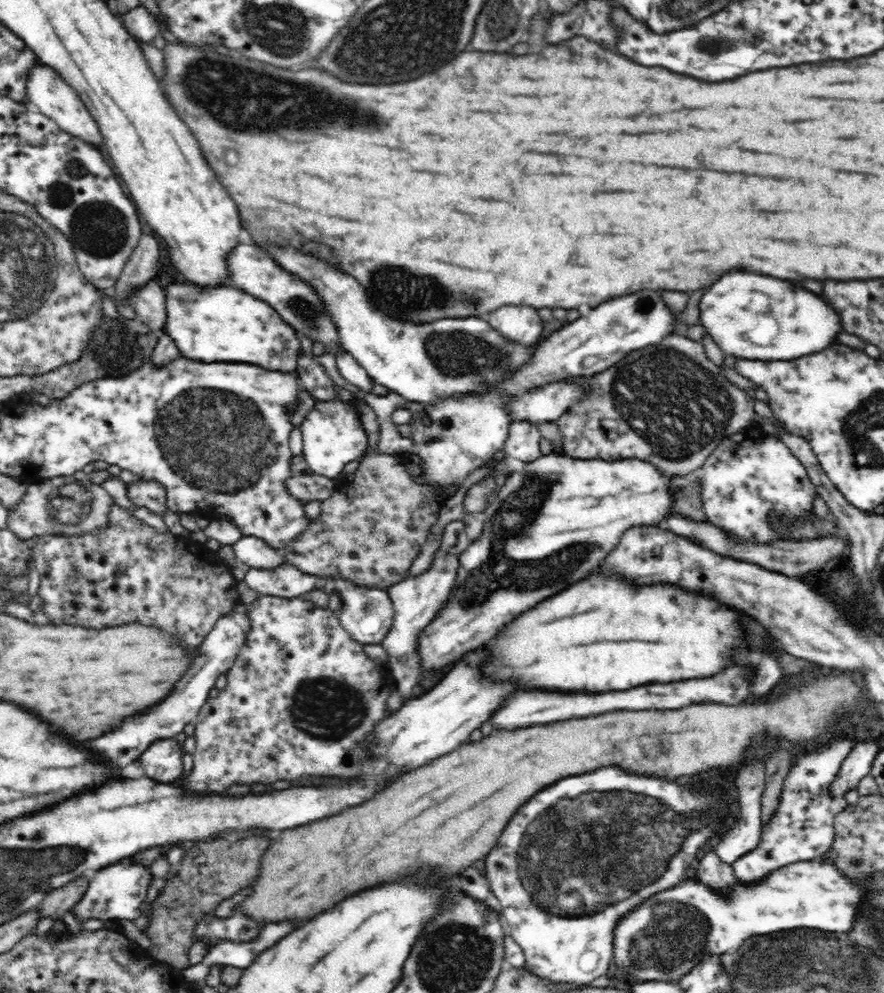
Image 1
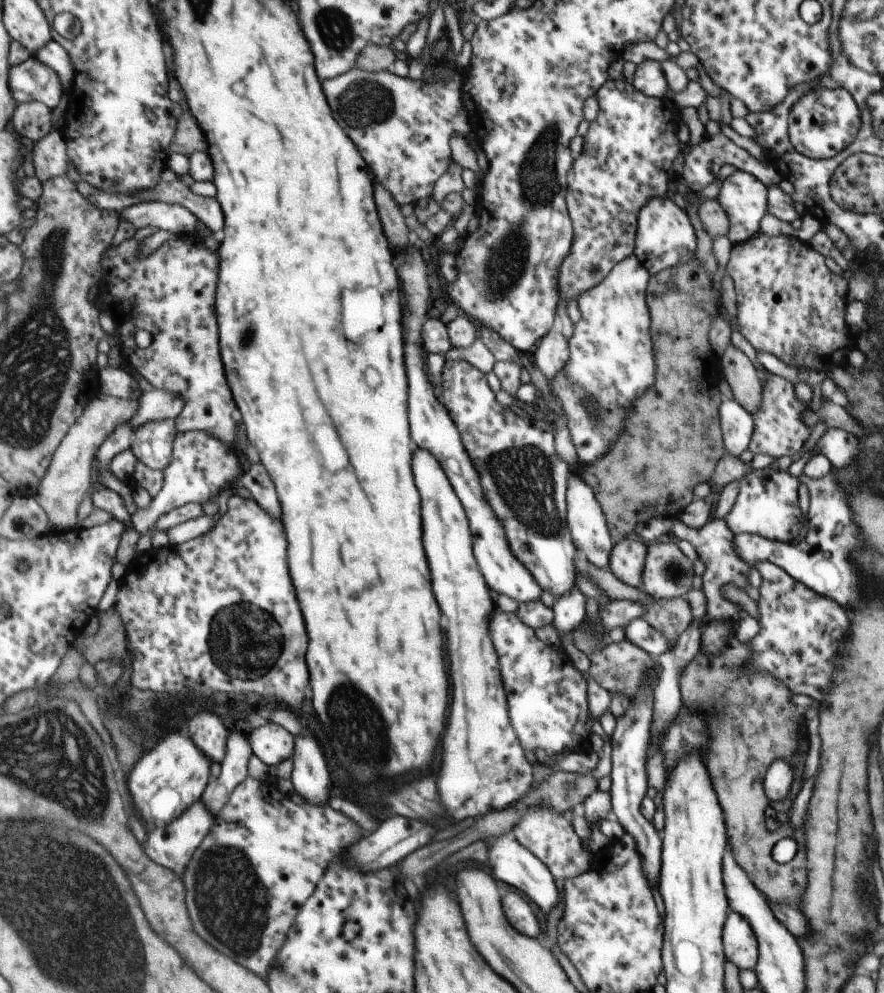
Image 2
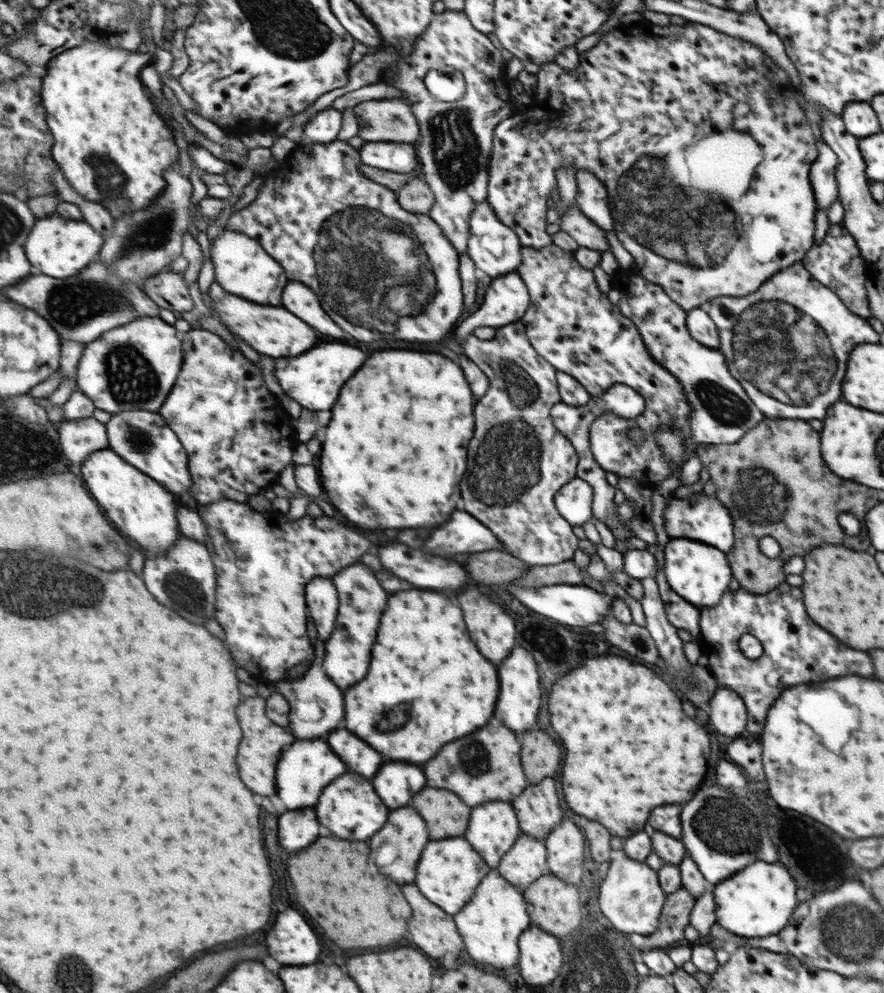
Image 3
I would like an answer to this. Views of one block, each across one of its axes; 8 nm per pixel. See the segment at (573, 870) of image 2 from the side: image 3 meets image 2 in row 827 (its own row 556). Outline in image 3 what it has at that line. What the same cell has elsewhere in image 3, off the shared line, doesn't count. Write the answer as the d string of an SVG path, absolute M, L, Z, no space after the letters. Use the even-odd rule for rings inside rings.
M521 322L497 328L491 340L477 340L475 336L467 336L461 348L463 354L469 356L469 360L473 360L473 364L477 364L477 368L481 368L481 372L489 378L489 390L477 402L477 436L473 436L473 444L469 444L469 476L461 480L463 510L475 512L473 516L477 516L477 520L481 520L483 526L487 526L497 536L499 546L531 568L561 564L571 558L573 550L577 548L577 538L573 536L569 522L559 512L555 512L553 496L563 484L575 478L579 458L571 442L555 428L551 418L551 408L561 402L557 388L557 368L537 354L529 342L525 324Z

